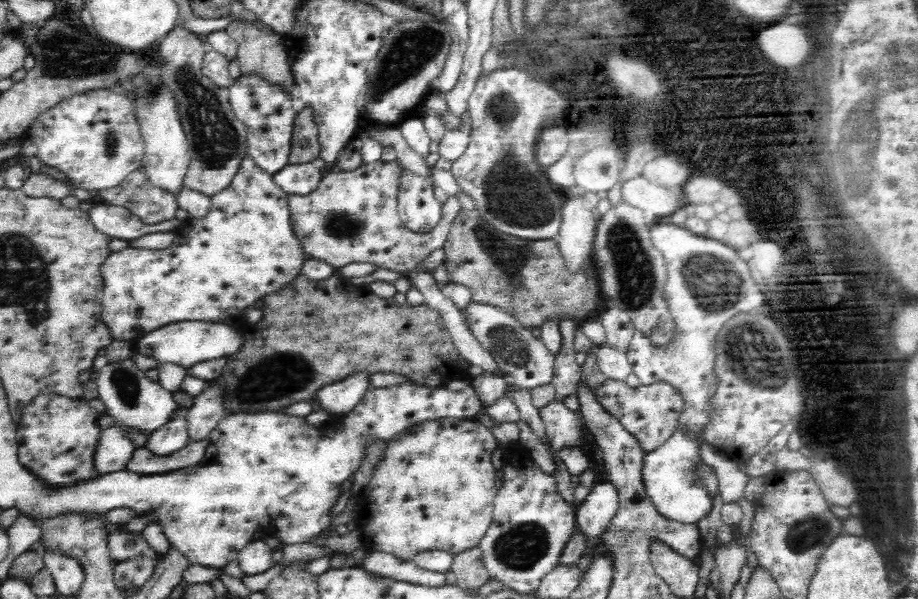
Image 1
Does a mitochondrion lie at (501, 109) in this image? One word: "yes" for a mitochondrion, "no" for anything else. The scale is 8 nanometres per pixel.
yes

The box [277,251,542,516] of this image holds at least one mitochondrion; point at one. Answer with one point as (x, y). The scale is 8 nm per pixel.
(511, 346)

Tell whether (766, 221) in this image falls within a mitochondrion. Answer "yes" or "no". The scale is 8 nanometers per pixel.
no

